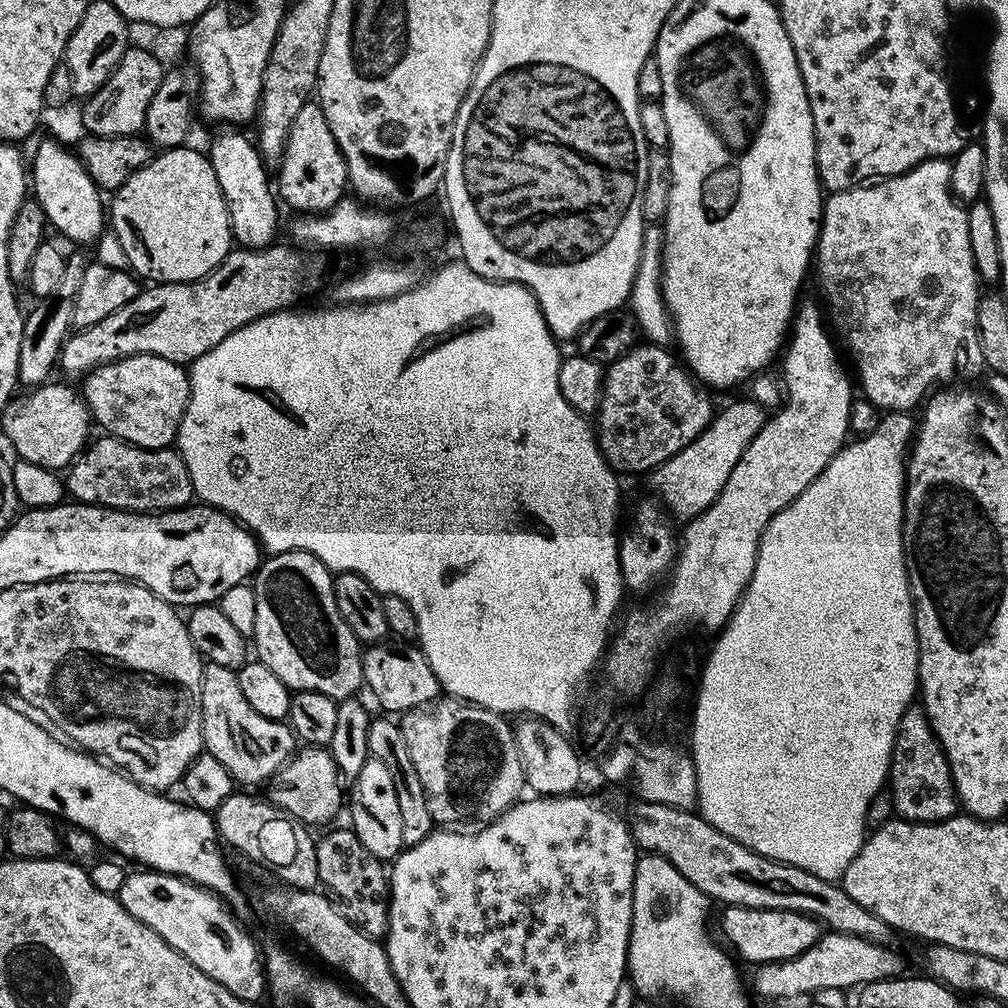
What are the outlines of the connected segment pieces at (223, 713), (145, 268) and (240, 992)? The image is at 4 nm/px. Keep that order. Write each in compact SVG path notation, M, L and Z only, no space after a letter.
M212 663L204 664L202 674L202 730L204 731L204 746L207 755L218 758L226 770L230 770L233 781L244 784L260 784L271 780L274 773L279 770L293 755L294 733L287 723L270 718L262 718L250 702L246 702L241 688L238 686L236 672L227 669L226 666L218 666Z
M188 147L169 148L153 155L151 162L132 172L113 195L116 197L112 200L112 212L110 208L110 232L112 228L128 259L127 267L137 277L145 276L148 282L185 284L200 280L203 276L209 276L234 248L228 207L218 184L218 176L214 174L214 166L203 151L200 153L198 149Z
M136 870L140 872L129 871L124 877L122 886L118 893L118 899L122 907L138 922L150 926L166 946L174 946L186 962L194 962L206 978L214 978L218 986L226 986L234 998L242 998L246 1002L255 1005L263 996L266 996L268 987L268 978L264 970L264 961L262 959L261 949L256 949L254 941L248 937L243 926L235 920L233 913L221 897L208 888L203 888L197 884L191 884L183 876L171 876L169 872L154 872L151 870Z

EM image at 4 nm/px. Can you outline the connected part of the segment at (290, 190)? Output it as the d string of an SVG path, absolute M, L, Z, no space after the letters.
M309 102L302 106L302 110L298 110L298 118L294 118L292 123L278 171L279 199L283 203L285 200L296 214L324 214L345 199L346 189L349 187L348 167L319 103Z

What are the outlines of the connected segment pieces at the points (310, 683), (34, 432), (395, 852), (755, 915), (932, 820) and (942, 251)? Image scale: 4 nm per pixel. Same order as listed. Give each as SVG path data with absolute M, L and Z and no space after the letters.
M277 552L269 555L267 559L261 563L260 567L254 573L254 587L256 589L256 609L254 610L254 630L252 631L250 640L256 643L255 655L266 666L270 666L270 670L274 670L274 674L278 674L278 678L282 678L282 682L290 690L318 690L322 694L326 694L331 700L342 701L357 695L356 692L362 688L364 684L364 671L362 670L362 645L356 639L355 634L350 630L350 626L346 626L346 622L342 622L342 614L338 614L338 606L334 606L334 586L332 585L333 573L322 563L317 556L309 552Z
M46 382L32 392L12 401L2 414L2 430L14 446L16 456L24 461L59 471L69 467L87 445L92 416L87 401L64 384Z
M370 758L366 762L366 766L362 766L362 774L358 774L353 788L356 789L350 792L350 800L352 796L350 827L358 834L358 842L362 842L362 846L366 846L366 850L370 850L370 854L374 854L374 858L385 862L395 860L405 847L405 842L402 838L402 813L398 806L398 790L394 790L394 774L390 774L390 770L384 763Z
M728 906L723 911L720 916L720 932L728 939L727 947L741 961L749 960L752 966L776 964L779 960L794 958L810 950L810 946L814 946L814 942L818 942L822 935L822 925L819 920L815 920L813 916L798 914L794 910Z
M910 706L898 722L887 783L894 798L896 816L901 820L914 820L917 824L937 824L940 820L948 820L957 815L958 797L948 759L938 738L932 733L932 724L923 707Z
M947 159L924 160L900 176L889 176L879 182L865 182L854 188L833 192L822 204L819 223L820 235L814 253L814 272L816 268L816 280L820 283L820 292L824 295L825 302L828 303L826 320L838 340L838 335L840 335L841 341L839 340L839 343L841 345L844 343L848 347L848 352L852 355L853 362L856 363L856 372L860 375L861 386L864 387L863 395L871 404L888 412L907 413L912 410L908 408L914 407L916 403L919 405L933 390L951 385L953 382L971 381L968 380L971 376L985 371L982 346L976 329L976 306L978 303L976 259L970 246L968 213L965 205L952 195L951 169L952 165Z

